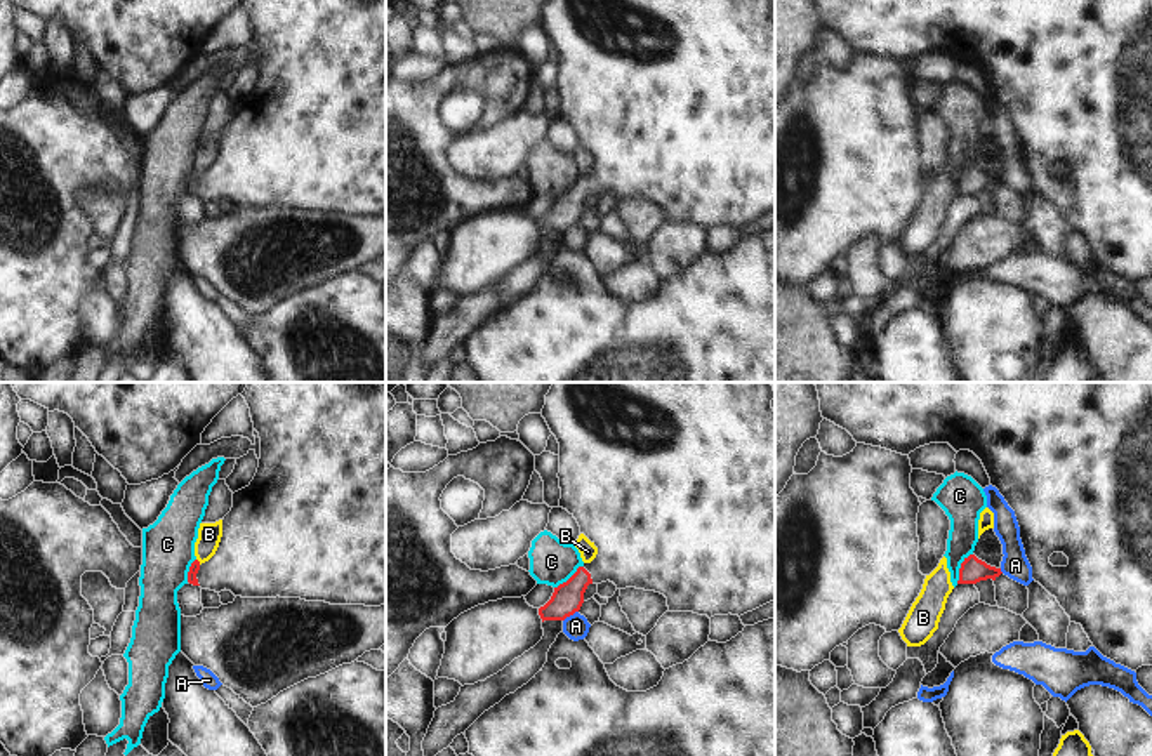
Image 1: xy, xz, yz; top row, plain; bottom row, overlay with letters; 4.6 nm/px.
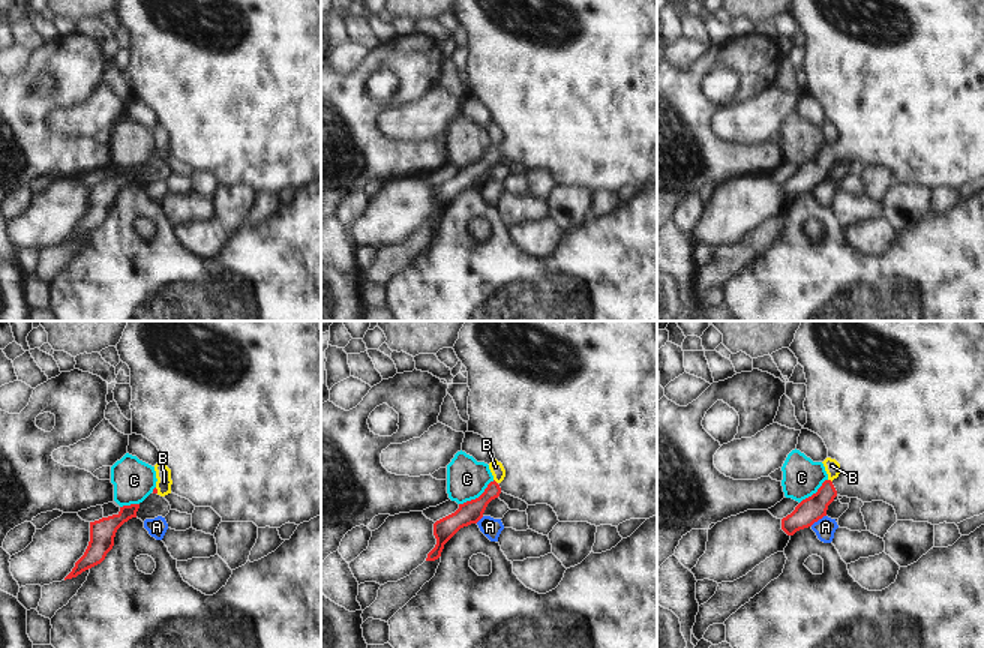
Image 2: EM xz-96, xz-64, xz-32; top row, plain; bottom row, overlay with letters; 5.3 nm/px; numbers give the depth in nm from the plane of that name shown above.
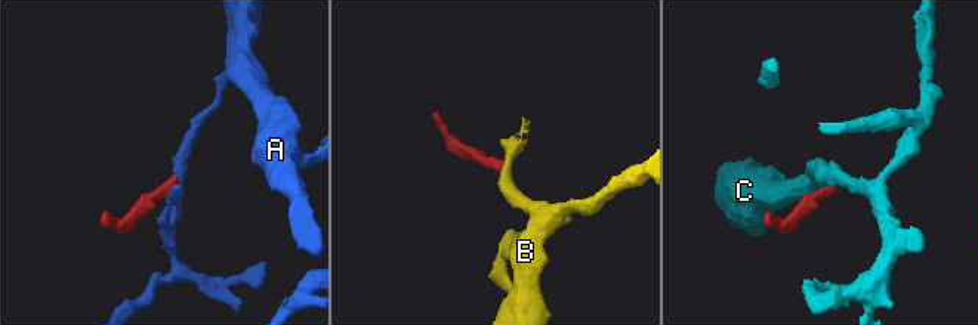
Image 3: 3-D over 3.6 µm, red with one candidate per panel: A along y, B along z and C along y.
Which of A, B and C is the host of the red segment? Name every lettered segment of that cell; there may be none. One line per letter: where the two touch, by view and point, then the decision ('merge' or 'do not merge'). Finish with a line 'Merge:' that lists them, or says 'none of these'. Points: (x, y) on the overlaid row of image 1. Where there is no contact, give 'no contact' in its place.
A: meets red in xz at (570, 614); do not merge
B: meets red in xy at (198, 562); do not merge
C: meets red in yz at (960, 569); do not merge
Merge: none of these

